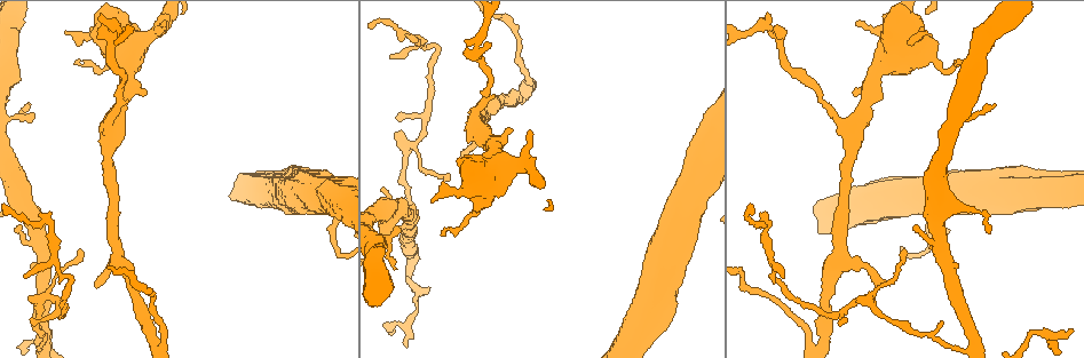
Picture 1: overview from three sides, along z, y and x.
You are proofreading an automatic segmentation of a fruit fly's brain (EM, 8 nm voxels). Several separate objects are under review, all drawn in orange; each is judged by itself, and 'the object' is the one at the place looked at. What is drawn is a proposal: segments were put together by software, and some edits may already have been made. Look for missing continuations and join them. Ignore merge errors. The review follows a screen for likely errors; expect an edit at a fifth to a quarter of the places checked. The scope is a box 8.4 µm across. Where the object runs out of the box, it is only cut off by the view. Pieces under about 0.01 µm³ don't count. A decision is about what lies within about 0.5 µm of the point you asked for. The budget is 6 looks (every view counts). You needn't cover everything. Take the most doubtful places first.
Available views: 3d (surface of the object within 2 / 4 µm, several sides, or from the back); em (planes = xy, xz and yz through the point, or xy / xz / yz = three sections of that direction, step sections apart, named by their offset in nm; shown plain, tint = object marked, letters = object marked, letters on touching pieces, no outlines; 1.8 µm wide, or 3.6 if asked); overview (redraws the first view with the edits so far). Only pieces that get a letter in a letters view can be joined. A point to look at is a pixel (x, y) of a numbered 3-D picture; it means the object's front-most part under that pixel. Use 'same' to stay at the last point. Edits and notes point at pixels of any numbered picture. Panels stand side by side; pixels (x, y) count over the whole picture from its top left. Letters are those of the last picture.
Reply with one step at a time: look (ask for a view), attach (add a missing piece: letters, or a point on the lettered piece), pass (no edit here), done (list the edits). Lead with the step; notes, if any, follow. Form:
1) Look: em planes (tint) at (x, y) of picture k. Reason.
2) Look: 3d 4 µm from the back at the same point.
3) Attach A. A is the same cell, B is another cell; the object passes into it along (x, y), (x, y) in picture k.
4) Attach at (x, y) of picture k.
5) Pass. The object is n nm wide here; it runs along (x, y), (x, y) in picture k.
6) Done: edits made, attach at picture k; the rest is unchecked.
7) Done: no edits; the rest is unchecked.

Look: 3d 4 µm at (432, 203) of picture 1.

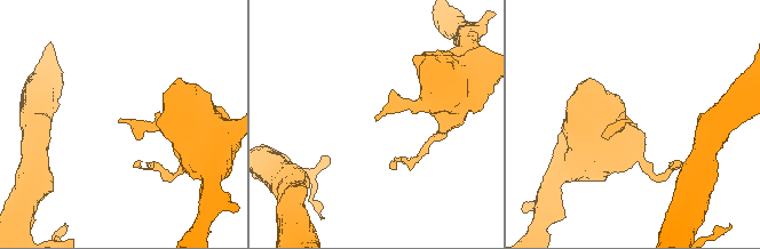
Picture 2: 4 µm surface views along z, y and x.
Look: em planes (letters) at (377, 119) of picture 2. Now the EM.

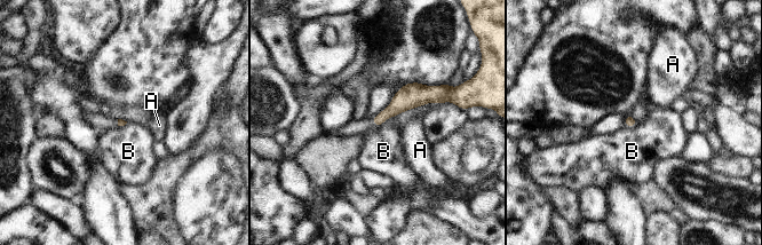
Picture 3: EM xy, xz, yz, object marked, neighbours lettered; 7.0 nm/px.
Pass. A and B are other cells; a border runs along (396, 116), (390, 116), (374, 126) in picture 3; none of them fits.

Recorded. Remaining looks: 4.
Look: 3d 2 µm at (993, 104) of picture 1. Free end.

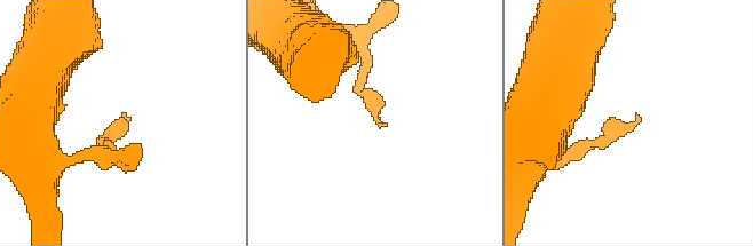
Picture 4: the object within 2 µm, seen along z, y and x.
Look: em planes (letters) at (381, 122) of picture 4.

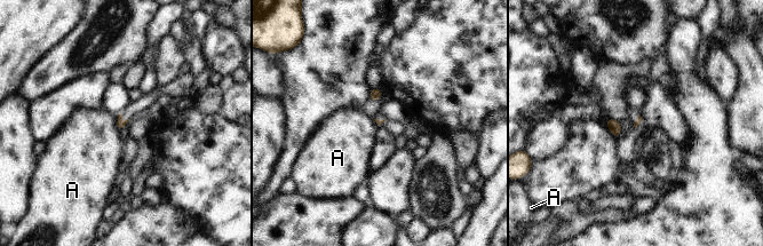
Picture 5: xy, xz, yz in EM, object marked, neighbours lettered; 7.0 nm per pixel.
Pass. A is another cell; a border runs along (118, 114), (117, 126), (119, 128) in picture 5; none of them fits.

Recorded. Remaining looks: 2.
Look: 3d 2 µm from the back at (95, 283) of picture 1. Thin end.

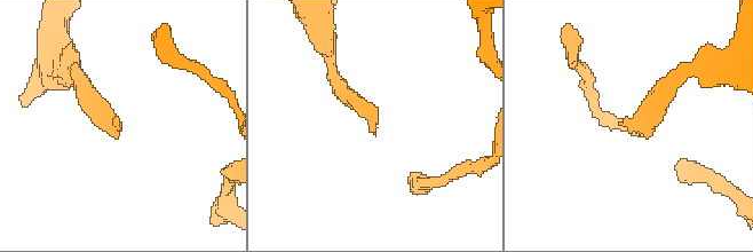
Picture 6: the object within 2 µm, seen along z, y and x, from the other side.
Look: em xy step 16 (letters) at (120, 125) of picture 6.

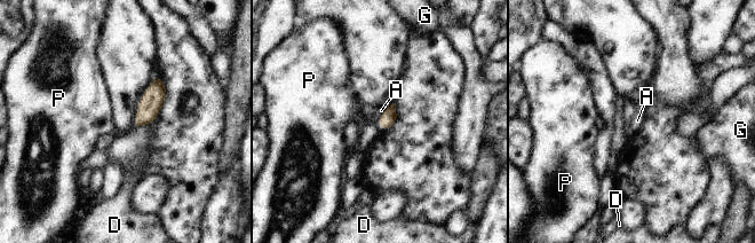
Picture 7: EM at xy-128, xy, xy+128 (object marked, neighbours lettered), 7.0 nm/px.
Attach A. A is the same cell, D, G and P are other cells; the object passes into it along (387, 119), (379, 120), (381, 110) in picture 7; the neuron continues.

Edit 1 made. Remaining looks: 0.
Done: edits made, attach at picture 7; the rest is unchecked.

